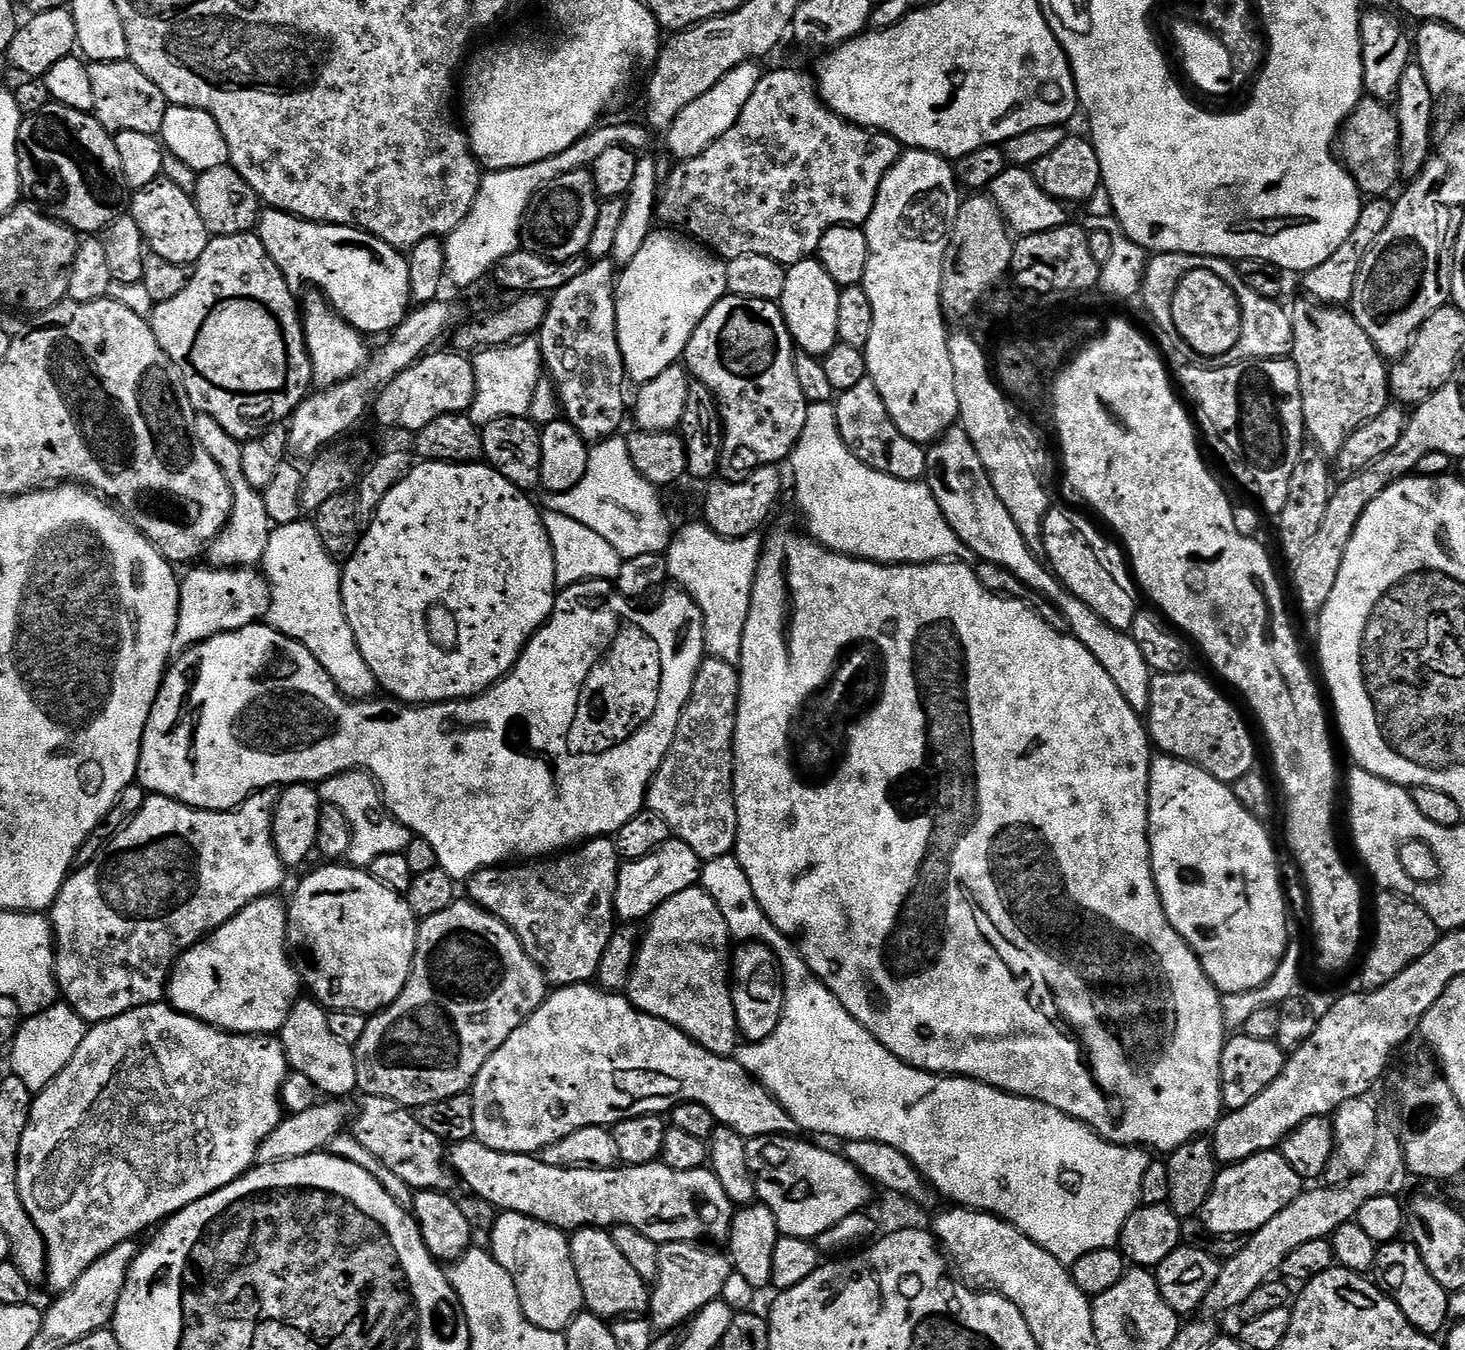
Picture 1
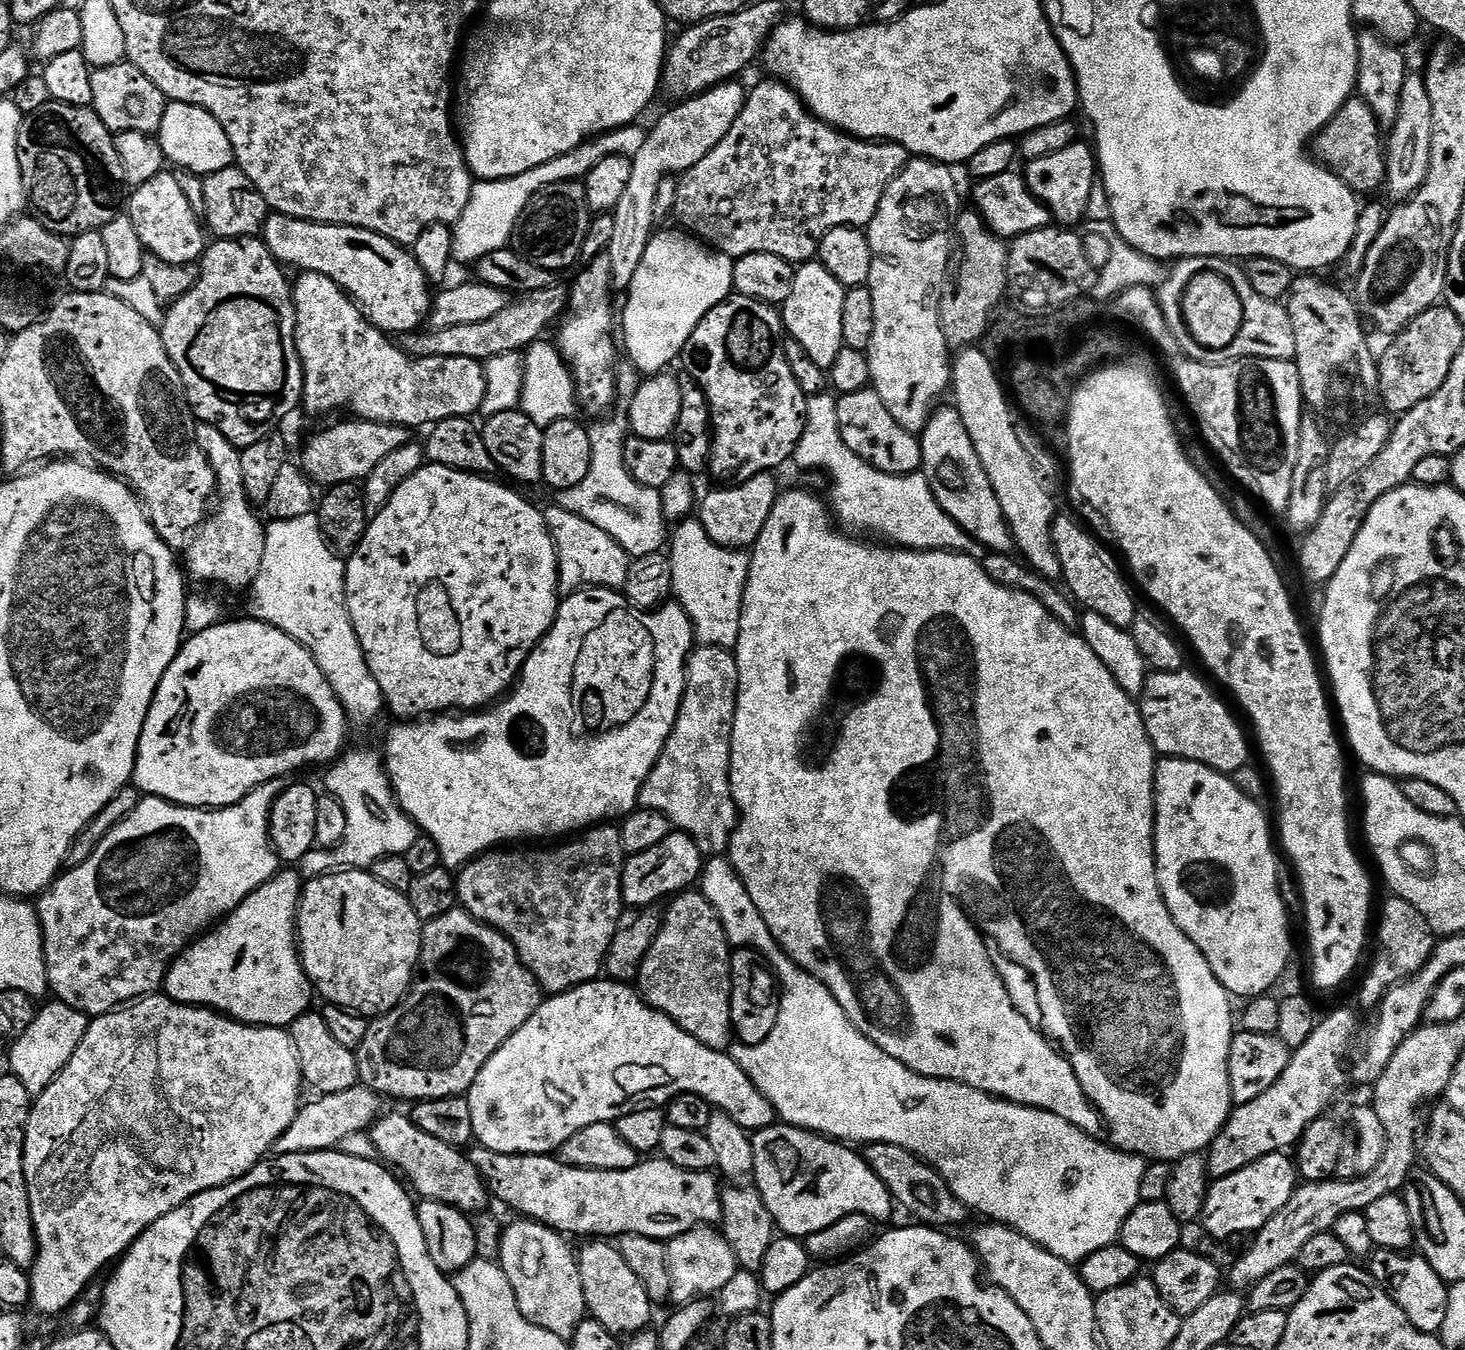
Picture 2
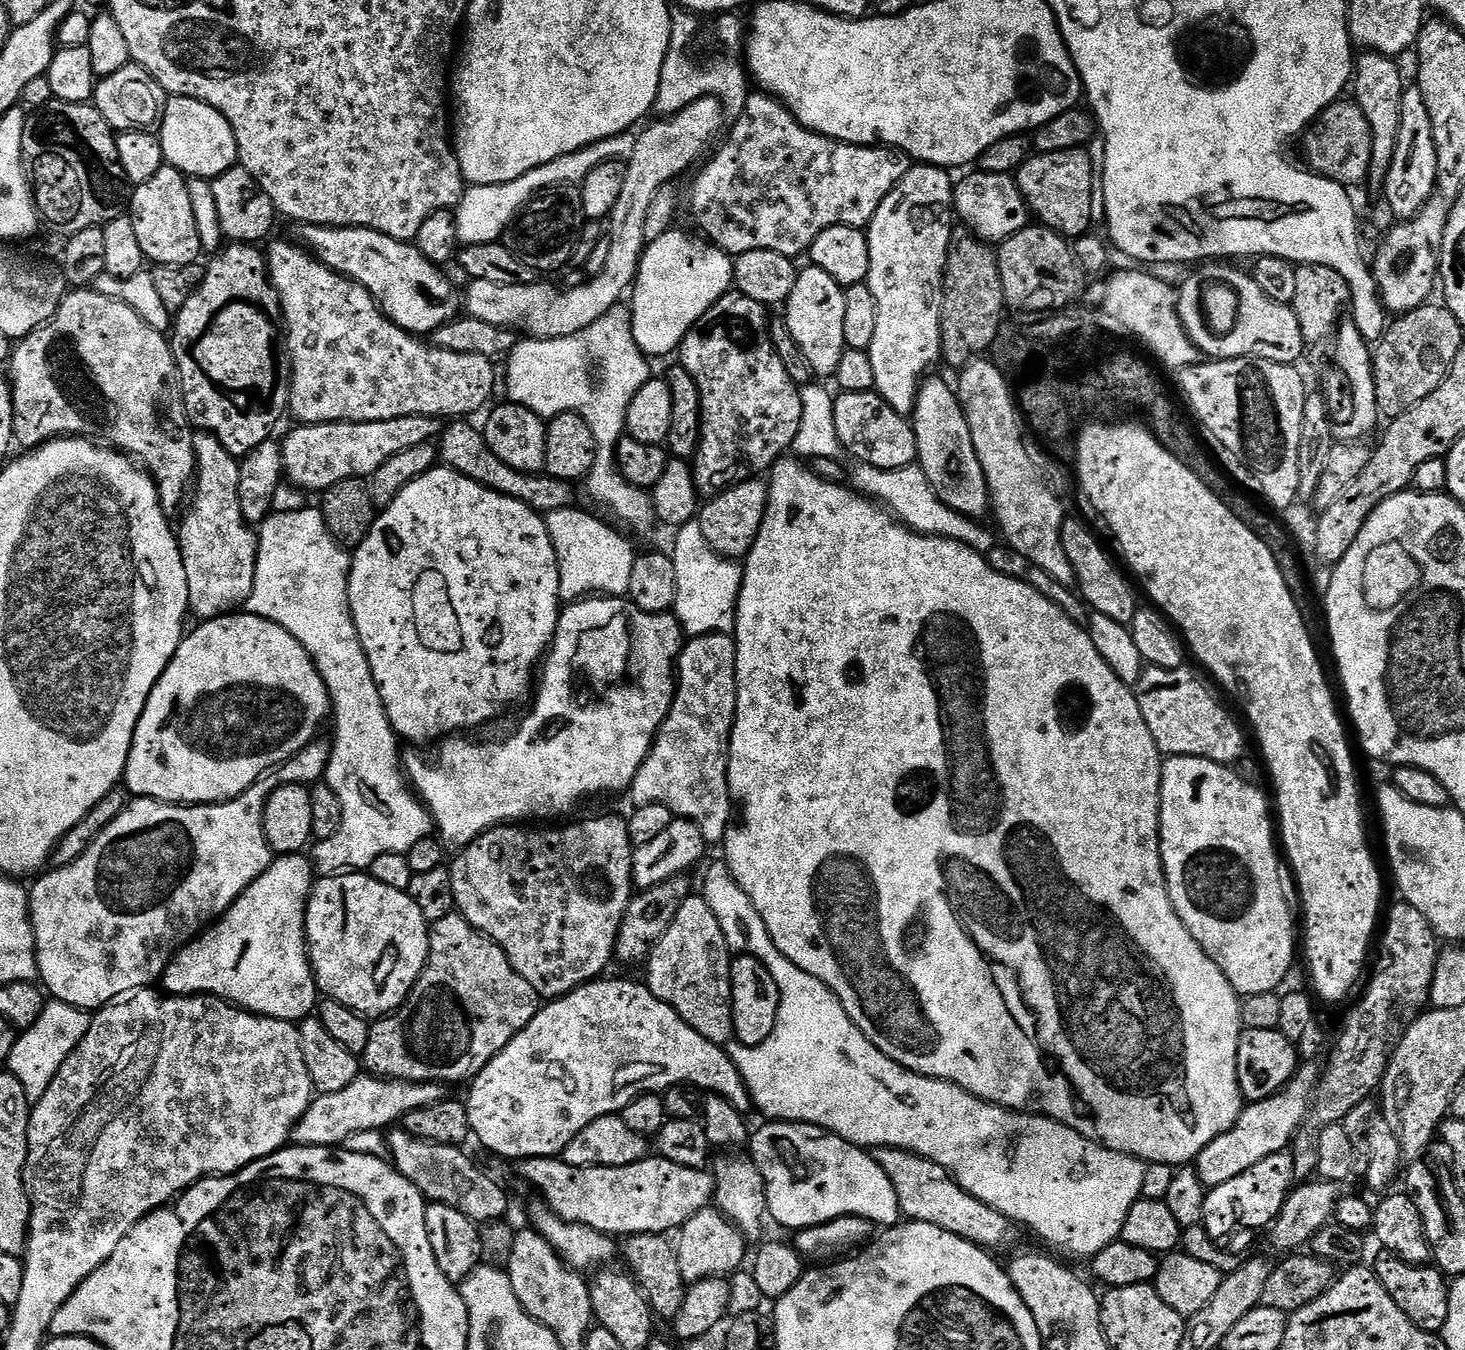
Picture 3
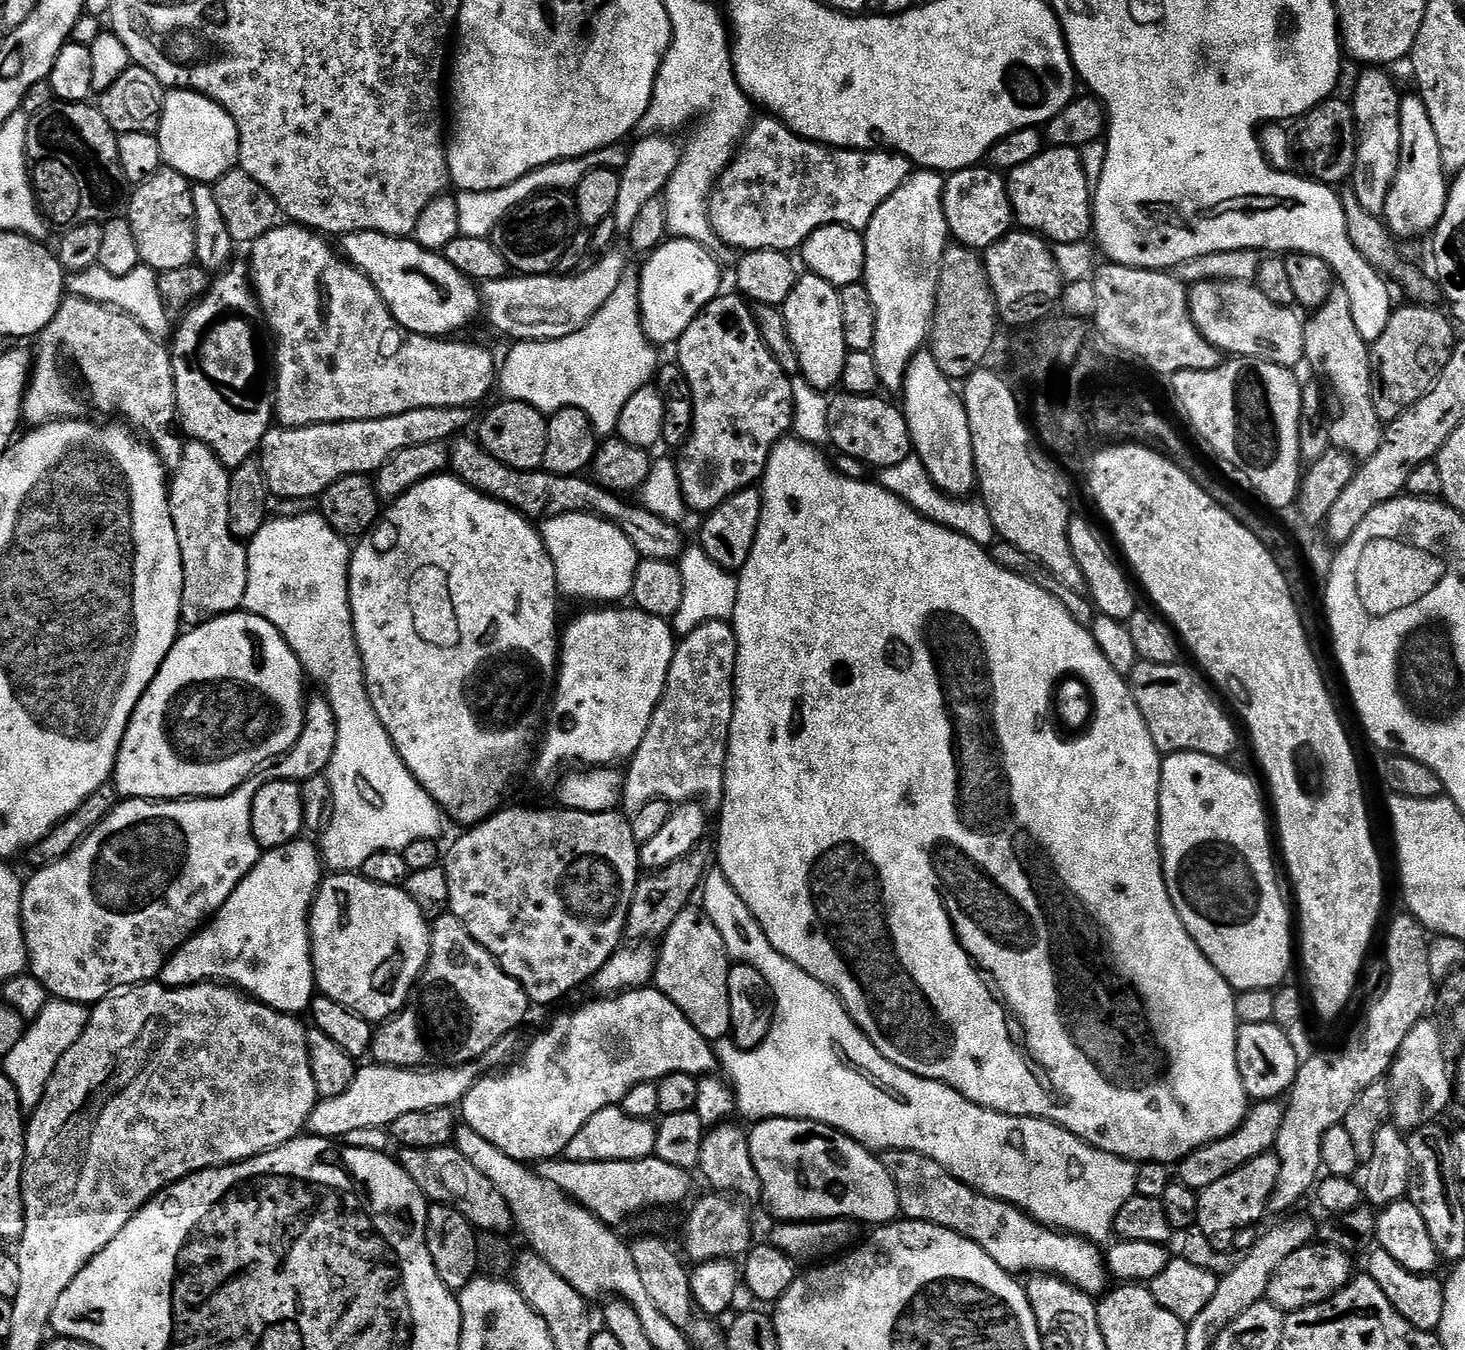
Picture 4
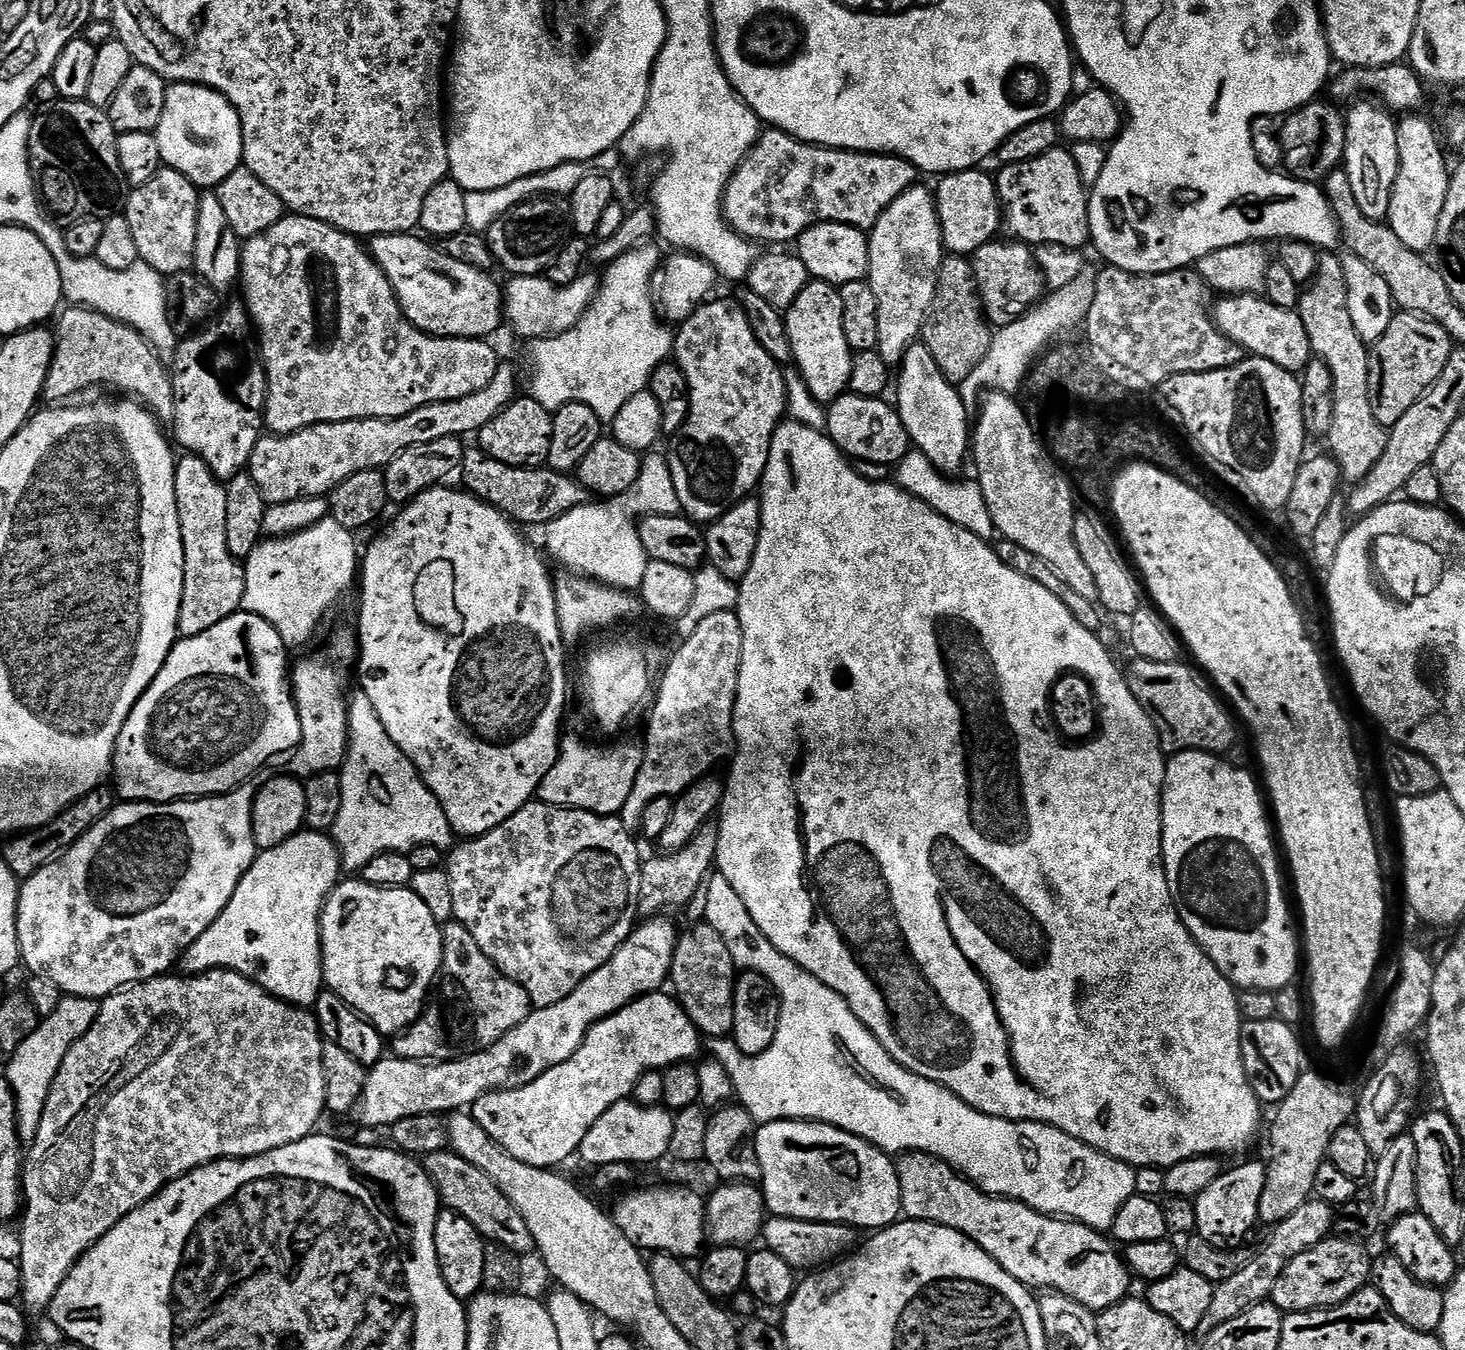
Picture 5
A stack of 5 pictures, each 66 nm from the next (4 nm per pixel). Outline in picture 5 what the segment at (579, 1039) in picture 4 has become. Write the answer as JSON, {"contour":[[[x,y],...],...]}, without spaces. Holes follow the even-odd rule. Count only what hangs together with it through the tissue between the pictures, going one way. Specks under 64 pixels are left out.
{"contour":[[[663,991],[651,992],[648,996],[630,1001],[614,1015],[594,1024],[584,1036],[580,1049],[569,1060],[546,1069],[535,1080],[521,1083],[519,1088],[487,1092],[472,1103],[470,1115],[476,1119],[478,1126],[482,1126],[482,1130],[486,1130],[486,1134],[490,1134],[490,1138],[494,1138],[494,1142],[498,1142],[498,1146],[502,1146],[502,1150],[514,1154],[518,1162],[555,1169],[560,1166],[556,1164],[575,1157],[580,1151],[582,1138],[586,1138],[586,1130],[590,1130],[590,1126],[594,1126],[594,1122],[598,1122],[610,1106],[629,1099],[642,1074],[661,1071],[671,1064],[692,1062],[701,1055],[701,1032],[690,1022],[679,1003],[671,995],[664,995]]]}

